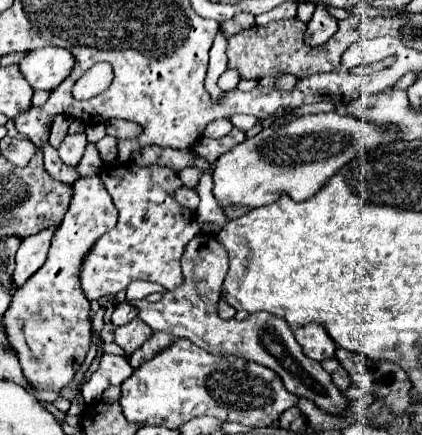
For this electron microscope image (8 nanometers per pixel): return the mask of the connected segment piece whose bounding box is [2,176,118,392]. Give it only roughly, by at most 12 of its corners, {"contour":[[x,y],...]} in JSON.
{"contour":[[100,176],[80,178],[48,260],[4,334],[36,390],[60,392],[92,344],[80,264],[116,226]]}

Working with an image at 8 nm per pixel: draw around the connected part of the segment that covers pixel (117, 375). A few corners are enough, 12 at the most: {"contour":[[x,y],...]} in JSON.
{"contour":[[104,354],[98,370],[82,386],[86,404],[122,384],[134,368],[124,356]]}

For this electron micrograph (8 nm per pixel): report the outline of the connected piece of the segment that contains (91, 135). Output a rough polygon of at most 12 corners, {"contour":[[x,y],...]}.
{"contour":[[88,124],[88,142],[106,136],[104,124]]}

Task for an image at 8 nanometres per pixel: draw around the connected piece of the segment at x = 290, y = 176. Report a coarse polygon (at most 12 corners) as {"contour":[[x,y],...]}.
{"contour":[[348,114],[264,128],[212,170],[220,206],[308,200],[392,140]]}

